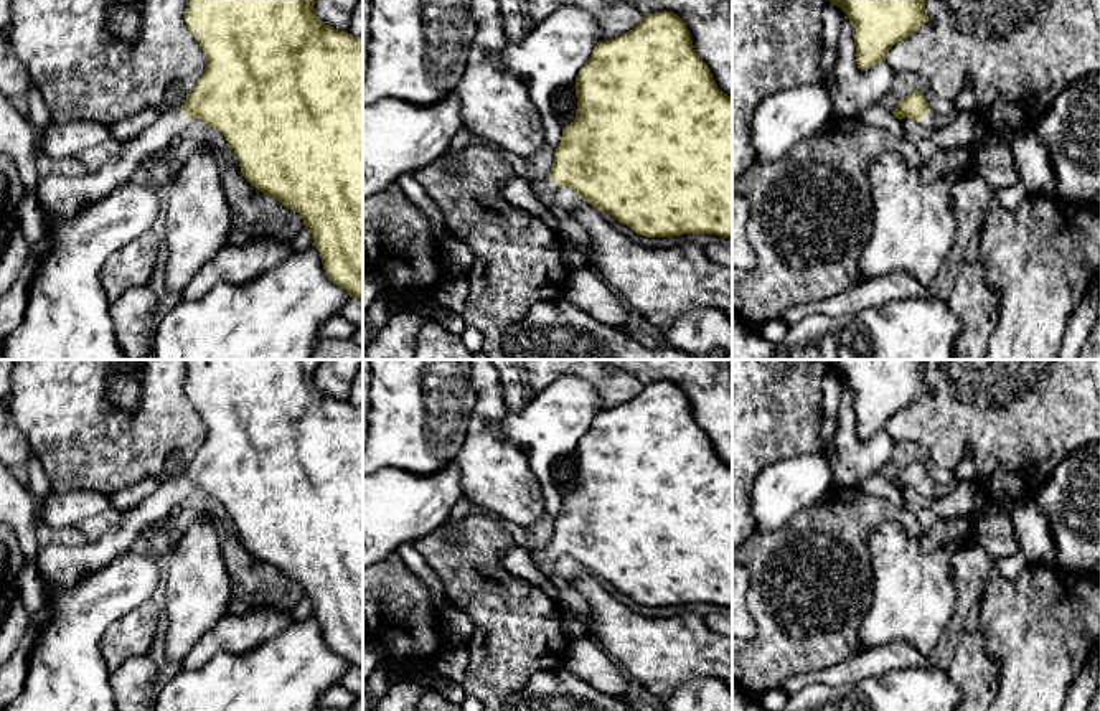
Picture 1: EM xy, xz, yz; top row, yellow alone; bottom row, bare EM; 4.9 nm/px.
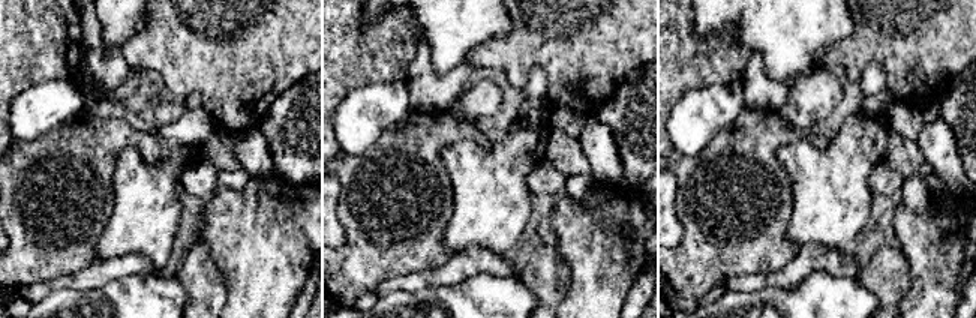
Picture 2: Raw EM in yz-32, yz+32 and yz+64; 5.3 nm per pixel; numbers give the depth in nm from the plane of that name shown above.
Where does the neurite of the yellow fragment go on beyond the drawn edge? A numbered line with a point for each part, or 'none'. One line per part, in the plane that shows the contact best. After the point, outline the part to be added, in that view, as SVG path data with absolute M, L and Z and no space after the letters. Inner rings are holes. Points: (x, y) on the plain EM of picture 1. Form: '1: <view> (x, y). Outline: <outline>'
1: yz (930, 489). Outline: M932 480L925 483L920 492L922 497L942 497L945 495L943 488L938 488Z

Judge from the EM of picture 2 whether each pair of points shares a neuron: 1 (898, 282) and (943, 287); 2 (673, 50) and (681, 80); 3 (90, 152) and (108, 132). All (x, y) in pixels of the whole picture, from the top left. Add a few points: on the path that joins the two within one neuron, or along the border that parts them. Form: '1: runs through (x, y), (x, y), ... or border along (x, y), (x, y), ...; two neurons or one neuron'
1: border along (898, 251), (910, 275), (910, 288), (901, 302); two neurons
2: runs through (673, 57), (673, 72); one neuron
3: runs through (93, 147), (104, 137); one neuron

